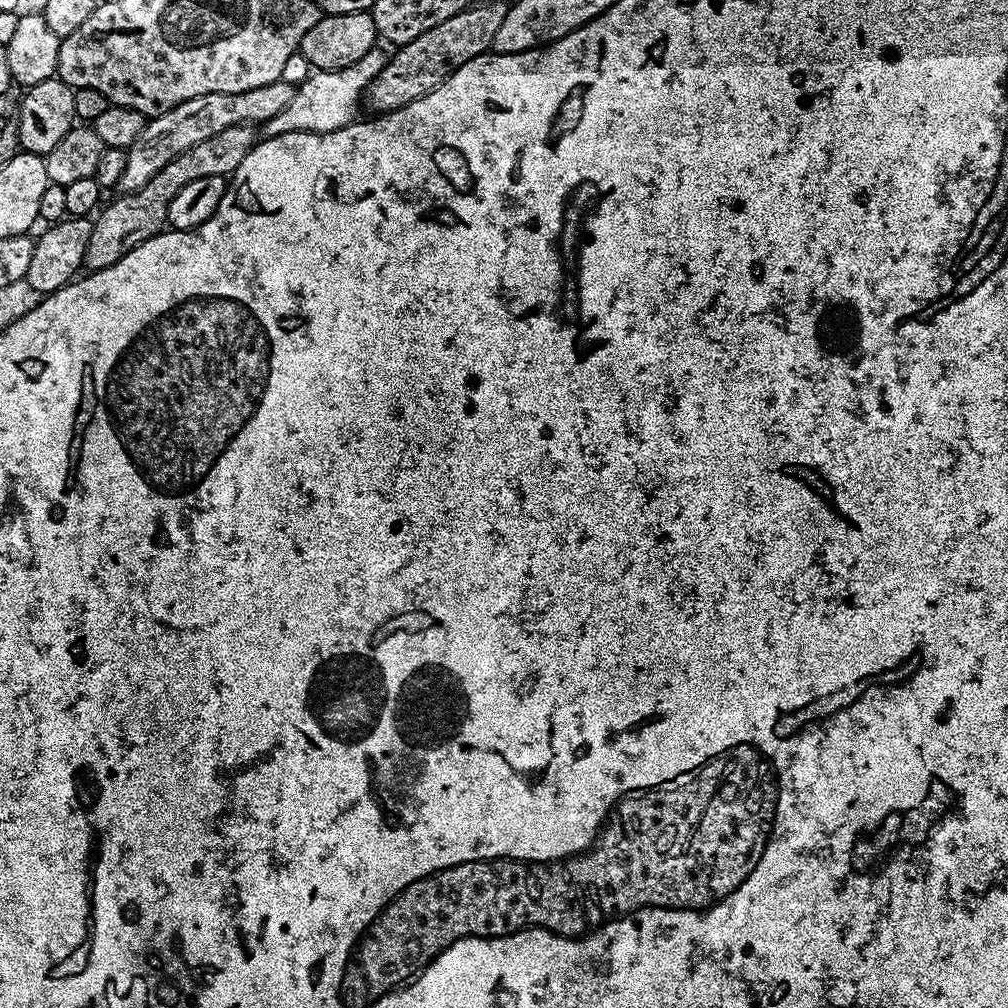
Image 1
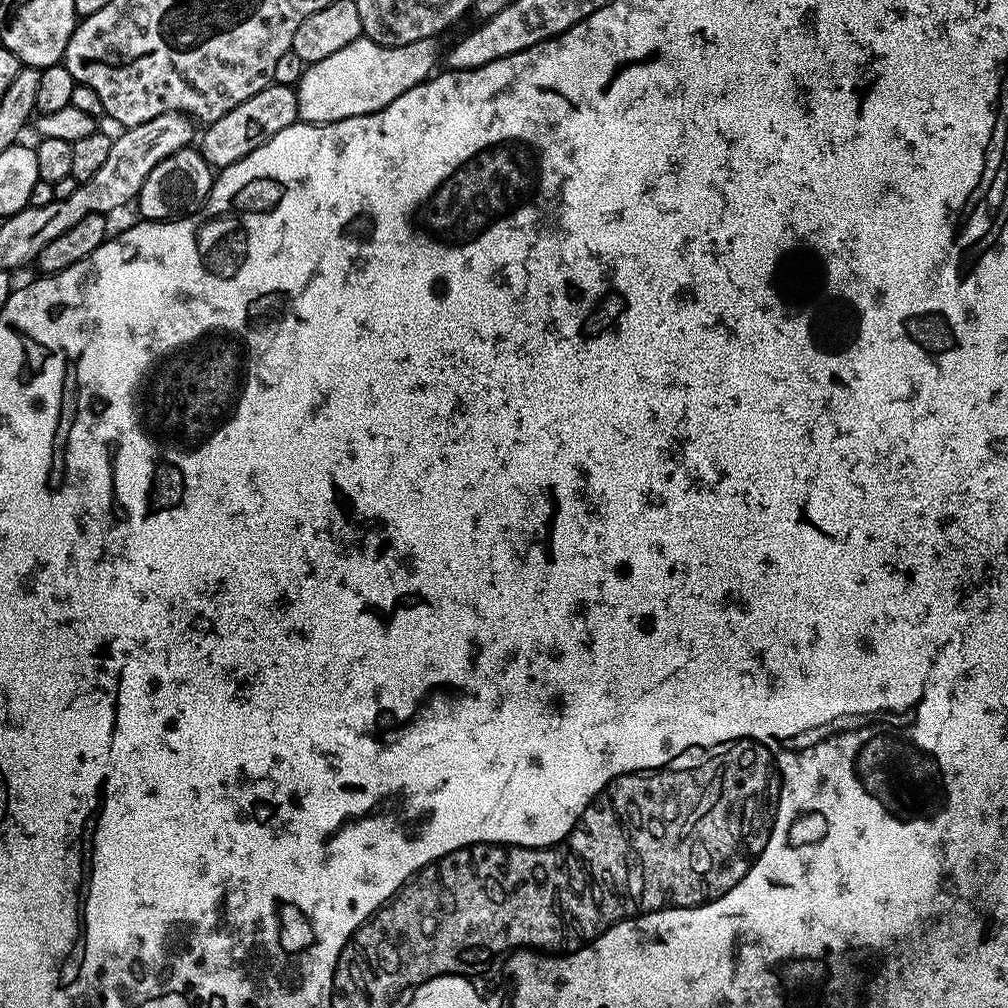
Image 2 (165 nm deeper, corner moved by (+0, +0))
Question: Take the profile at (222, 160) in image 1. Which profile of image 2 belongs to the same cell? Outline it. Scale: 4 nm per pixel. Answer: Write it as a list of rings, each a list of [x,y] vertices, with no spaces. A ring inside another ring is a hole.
[[[271,83],[254,98],[246,98],[234,110],[222,114],[222,118],[215,120],[213,124],[207,125],[203,130],[204,137],[198,140],[198,150],[206,158],[206,162],[211,164],[213,169],[219,170],[246,158],[250,150],[258,150],[278,130],[286,130],[286,126],[297,123],[298,120],[298,98],[296,97],[297,89],[290,84]]]

